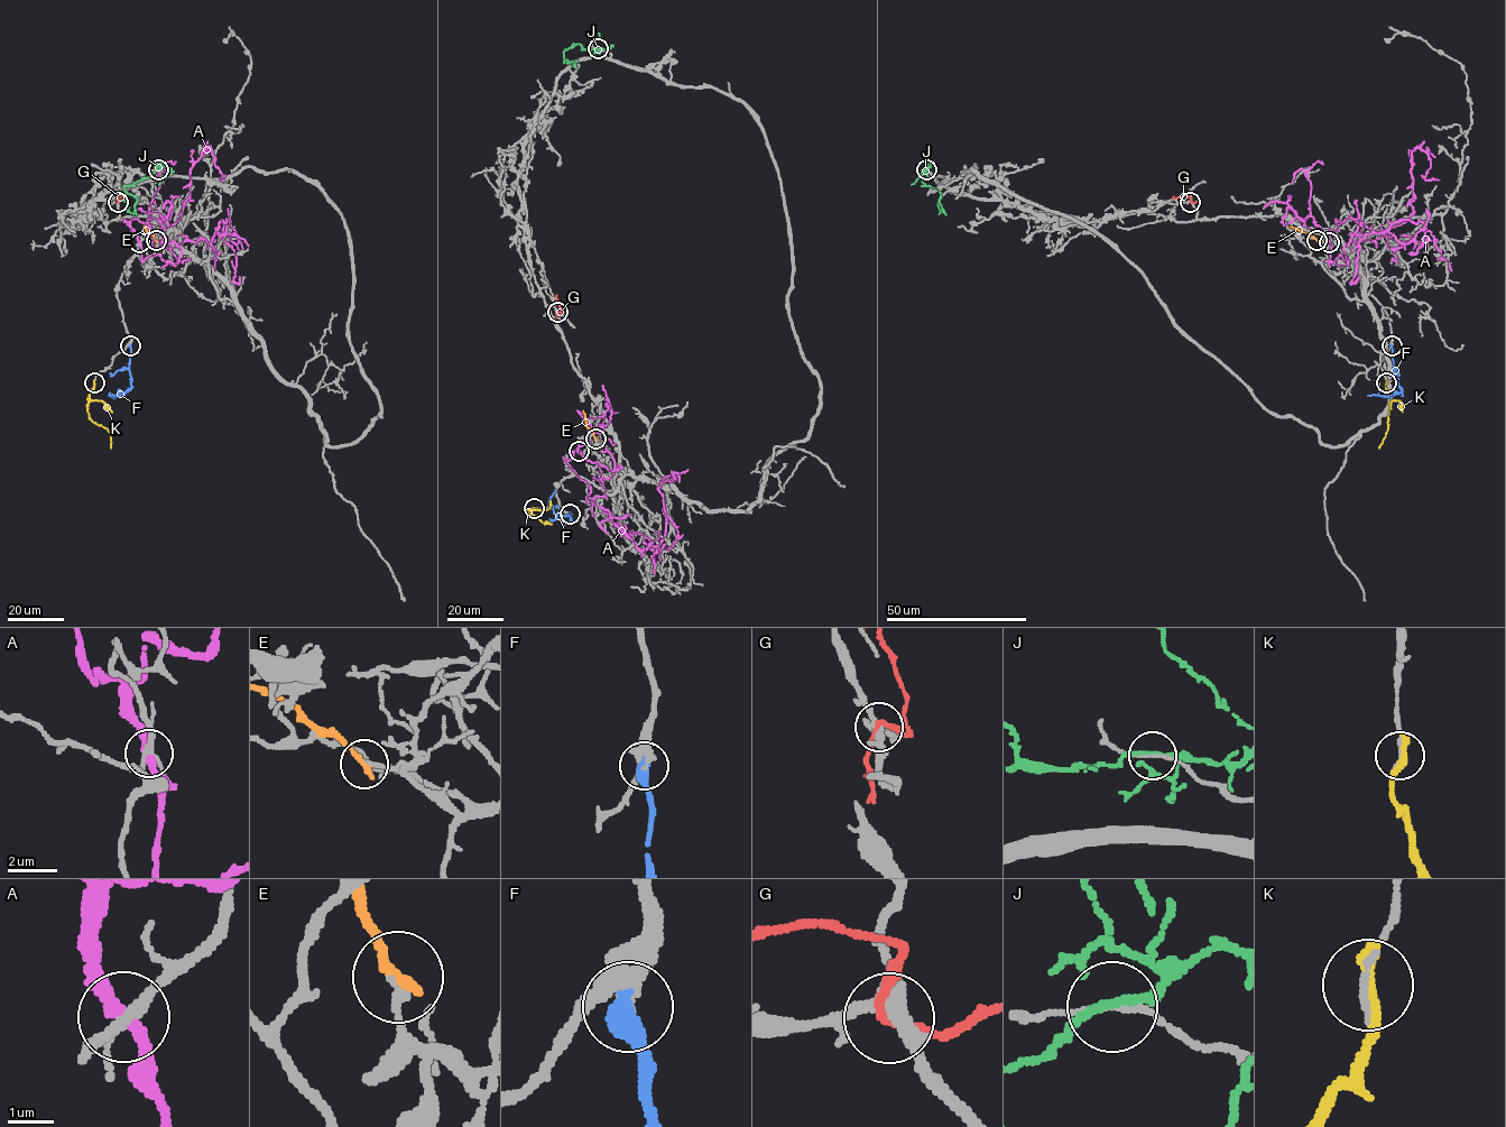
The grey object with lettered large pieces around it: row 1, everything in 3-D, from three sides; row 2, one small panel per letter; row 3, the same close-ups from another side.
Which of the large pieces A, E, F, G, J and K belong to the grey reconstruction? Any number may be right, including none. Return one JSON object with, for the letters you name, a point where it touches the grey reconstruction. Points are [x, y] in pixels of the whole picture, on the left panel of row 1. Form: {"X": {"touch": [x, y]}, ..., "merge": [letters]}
{"F": {"touch": [130, 345]}, "merge": ["F"]}

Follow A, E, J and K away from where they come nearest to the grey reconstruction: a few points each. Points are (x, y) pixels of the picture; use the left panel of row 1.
A: (139, 242), (130, 220), (171, 249), (210, 242), (227, 220), (219, 234), (239, 276)
E: (156, 240), (144, 227)
J: (158, 169), (123, 186), (136, 199), (136, 214)
K: (94, 382), (89, 416), (110, 433), (111, 449)

